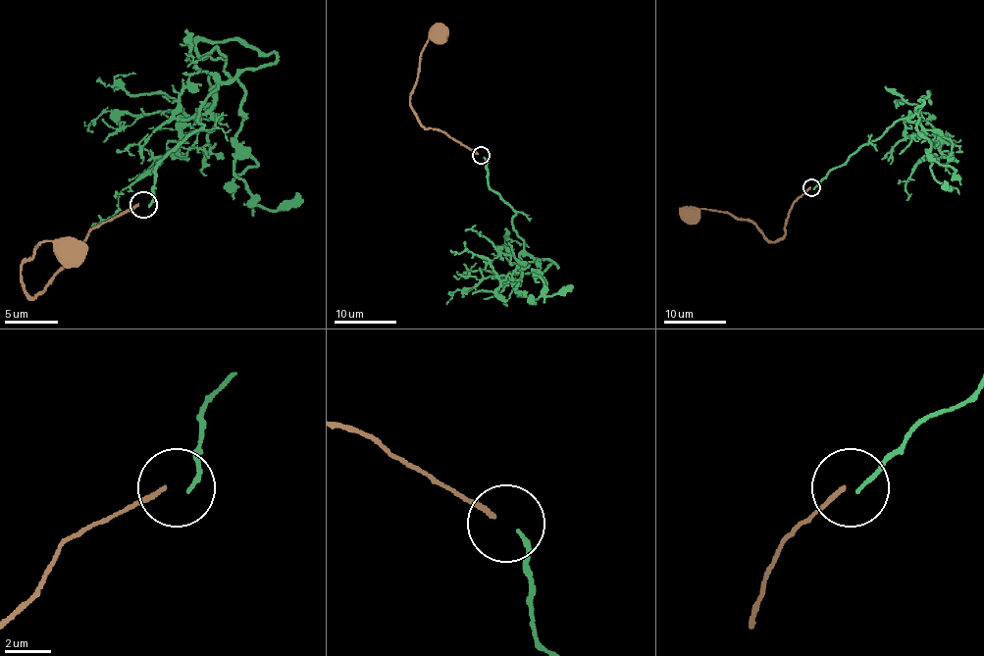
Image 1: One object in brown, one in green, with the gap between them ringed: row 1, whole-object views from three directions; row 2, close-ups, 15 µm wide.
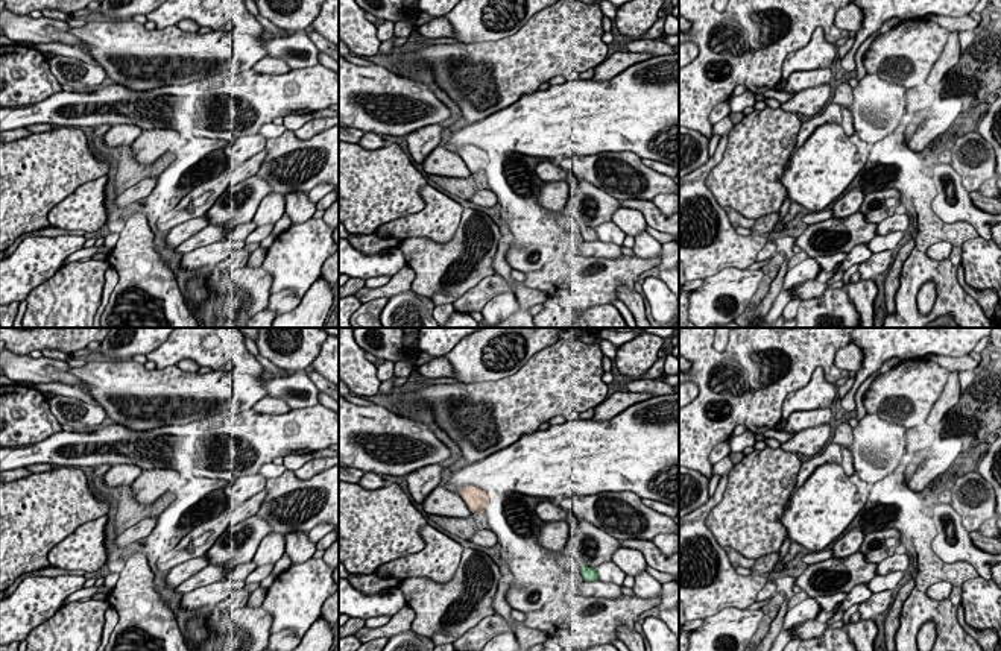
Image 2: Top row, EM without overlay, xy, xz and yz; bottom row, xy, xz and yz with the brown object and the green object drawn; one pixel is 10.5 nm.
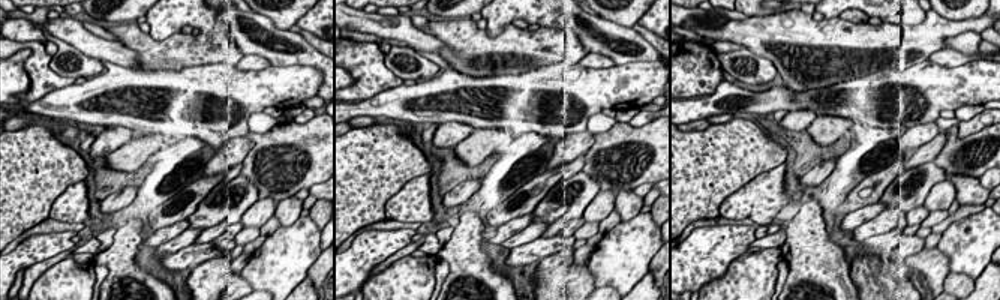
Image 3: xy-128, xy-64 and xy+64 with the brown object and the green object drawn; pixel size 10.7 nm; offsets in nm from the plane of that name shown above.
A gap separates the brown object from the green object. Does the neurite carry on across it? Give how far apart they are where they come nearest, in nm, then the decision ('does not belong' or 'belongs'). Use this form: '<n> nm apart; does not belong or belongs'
1150 nm apart; does not belong

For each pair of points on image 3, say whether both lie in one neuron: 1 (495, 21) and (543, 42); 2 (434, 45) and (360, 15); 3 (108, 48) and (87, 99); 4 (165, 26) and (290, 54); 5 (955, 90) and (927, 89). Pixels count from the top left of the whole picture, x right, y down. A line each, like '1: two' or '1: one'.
1: two
2: one
3: two
4: one
5: one

